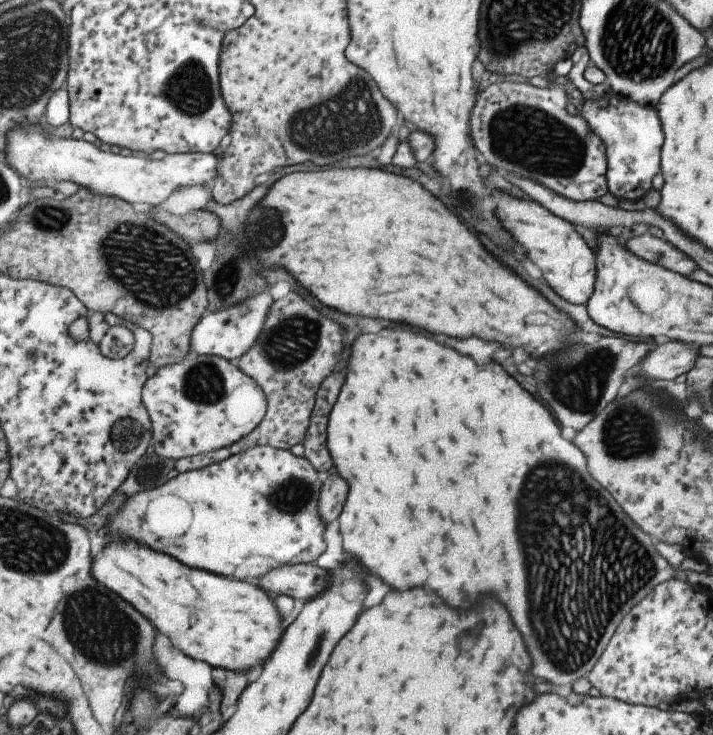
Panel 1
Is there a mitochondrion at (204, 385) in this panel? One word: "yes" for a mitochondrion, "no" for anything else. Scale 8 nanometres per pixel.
yes

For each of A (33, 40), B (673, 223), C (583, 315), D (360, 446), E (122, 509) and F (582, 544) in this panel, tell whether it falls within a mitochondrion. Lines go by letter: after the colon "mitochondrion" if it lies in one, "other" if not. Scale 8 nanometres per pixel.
A: mitochondrion
B: other
C: other
D: other
E: other
F: mitochondrion

